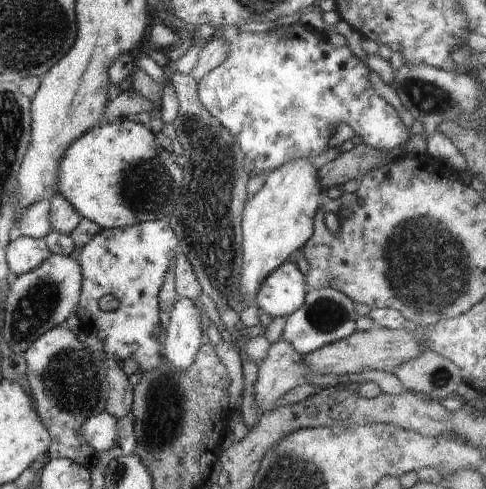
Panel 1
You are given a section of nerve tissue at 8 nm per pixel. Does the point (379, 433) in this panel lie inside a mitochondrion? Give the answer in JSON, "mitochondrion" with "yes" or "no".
{"mitochondrion":"no"}

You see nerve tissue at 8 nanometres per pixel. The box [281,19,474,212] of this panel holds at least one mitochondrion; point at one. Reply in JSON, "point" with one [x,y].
{"point":[429,98]}

